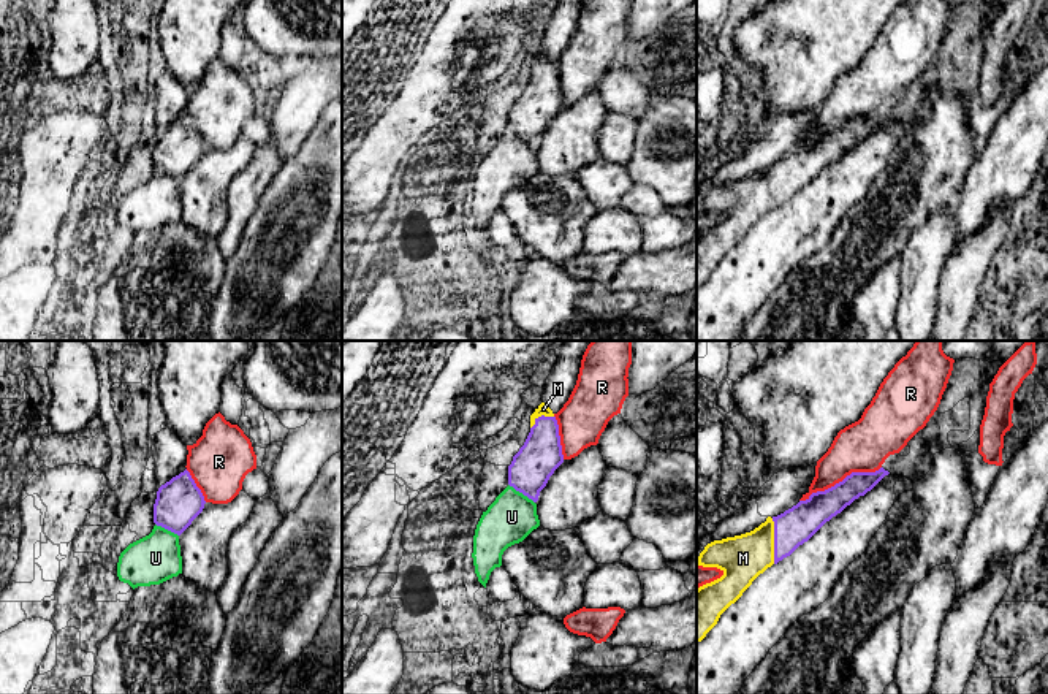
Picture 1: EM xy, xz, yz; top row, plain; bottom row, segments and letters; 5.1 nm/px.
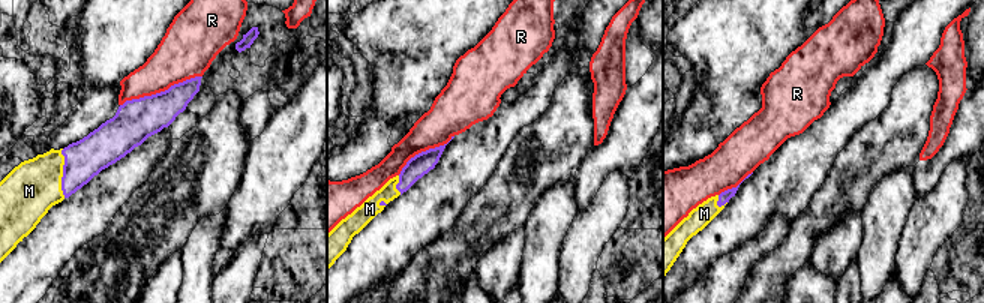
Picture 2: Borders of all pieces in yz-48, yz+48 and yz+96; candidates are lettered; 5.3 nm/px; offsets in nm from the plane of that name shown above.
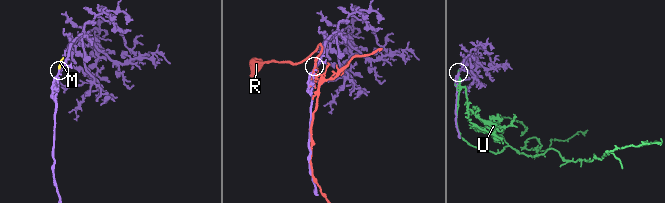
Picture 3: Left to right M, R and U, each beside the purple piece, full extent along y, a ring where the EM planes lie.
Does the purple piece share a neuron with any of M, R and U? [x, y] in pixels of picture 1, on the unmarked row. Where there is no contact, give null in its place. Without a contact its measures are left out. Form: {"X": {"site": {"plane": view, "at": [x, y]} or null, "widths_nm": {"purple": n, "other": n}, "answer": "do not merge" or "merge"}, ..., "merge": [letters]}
{"M": {"site": {"plane": "yz", "at": [774, 186]}, "widths_nm": {"purple": 190, "other": 240}, "answer": "merge"}, "R": {"site": {"plane": "yz", "at": [839, 127]}, "widths_nm": {"purple": 170, "other": 260}, "answer": "do not merge"}, "U": {"site": {"plane": "xz", "at": [521, 137]}, "widths_nm": {"purple": 200, "other": 240}, "answer": "do not merge"}, "merge": ["M"]}

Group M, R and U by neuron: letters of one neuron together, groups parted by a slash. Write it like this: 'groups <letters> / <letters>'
groups M / R / U

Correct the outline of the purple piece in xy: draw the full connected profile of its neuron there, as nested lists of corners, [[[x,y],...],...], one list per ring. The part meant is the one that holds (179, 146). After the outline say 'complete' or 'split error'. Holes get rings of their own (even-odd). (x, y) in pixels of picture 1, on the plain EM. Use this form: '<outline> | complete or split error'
[[[185,114],[157,136],[154,168],[180,181],[204,154],[204,141]]] | complete

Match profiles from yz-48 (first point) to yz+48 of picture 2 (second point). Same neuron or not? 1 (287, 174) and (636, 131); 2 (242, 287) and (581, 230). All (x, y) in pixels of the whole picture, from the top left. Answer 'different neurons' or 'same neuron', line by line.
1: same neuron
2: same neuron

